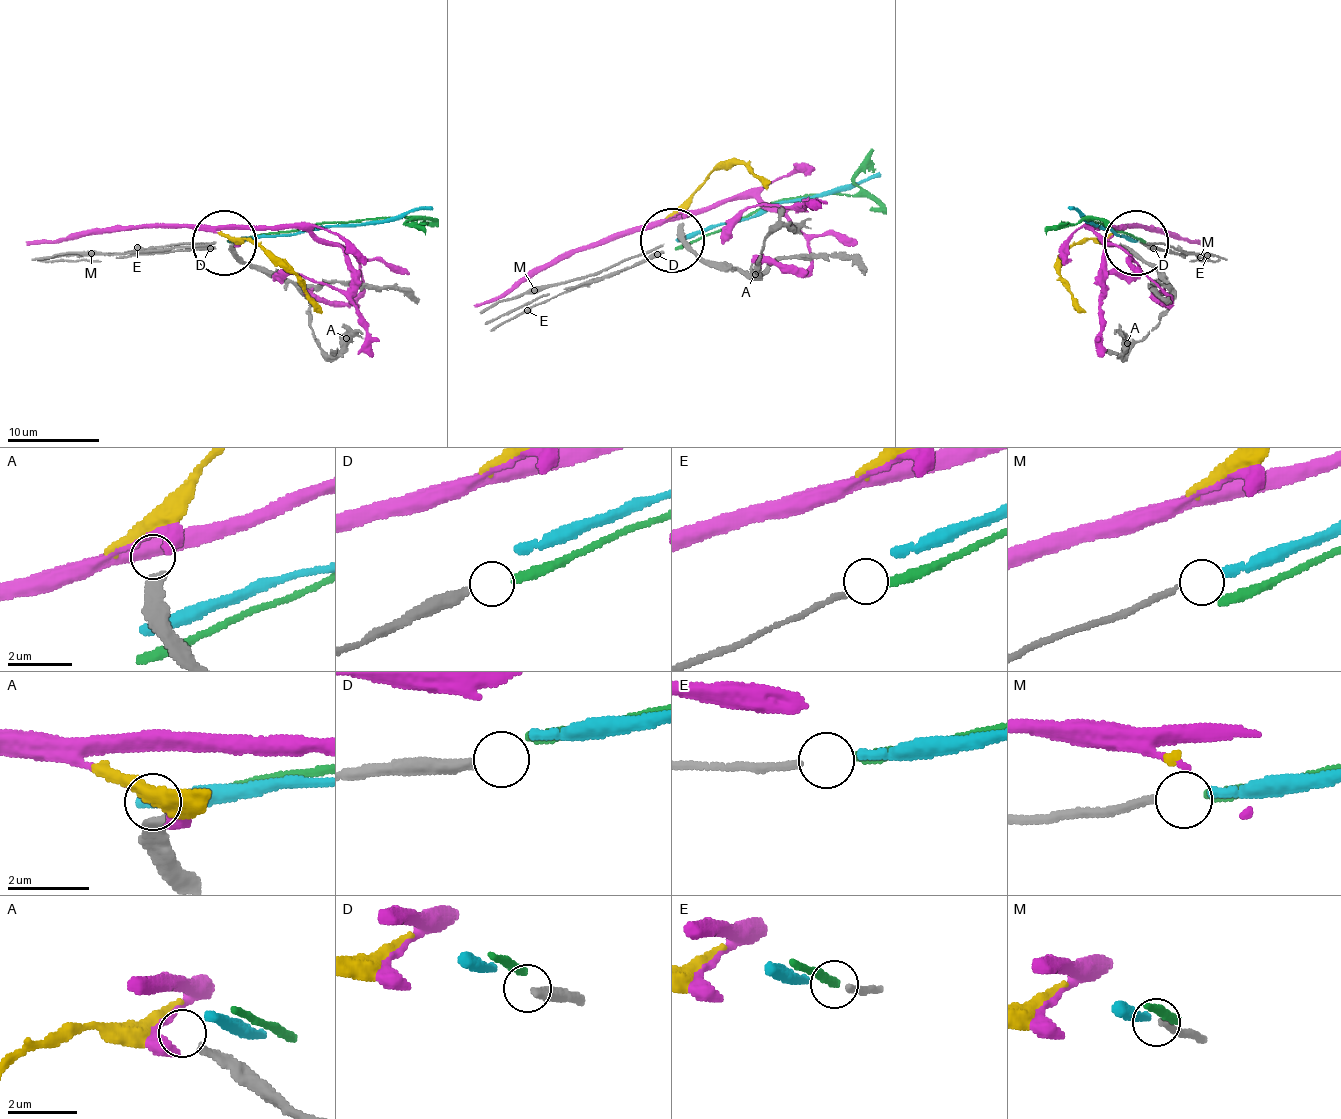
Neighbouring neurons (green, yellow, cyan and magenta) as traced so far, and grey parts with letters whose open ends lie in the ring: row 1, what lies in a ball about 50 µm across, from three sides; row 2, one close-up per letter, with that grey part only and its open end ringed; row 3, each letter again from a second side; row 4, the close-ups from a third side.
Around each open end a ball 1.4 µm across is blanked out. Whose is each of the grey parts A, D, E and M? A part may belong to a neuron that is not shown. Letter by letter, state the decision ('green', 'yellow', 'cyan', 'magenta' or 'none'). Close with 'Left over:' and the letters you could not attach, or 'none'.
A: none
D: none
E: green
M: cyan
Left over: A, D

